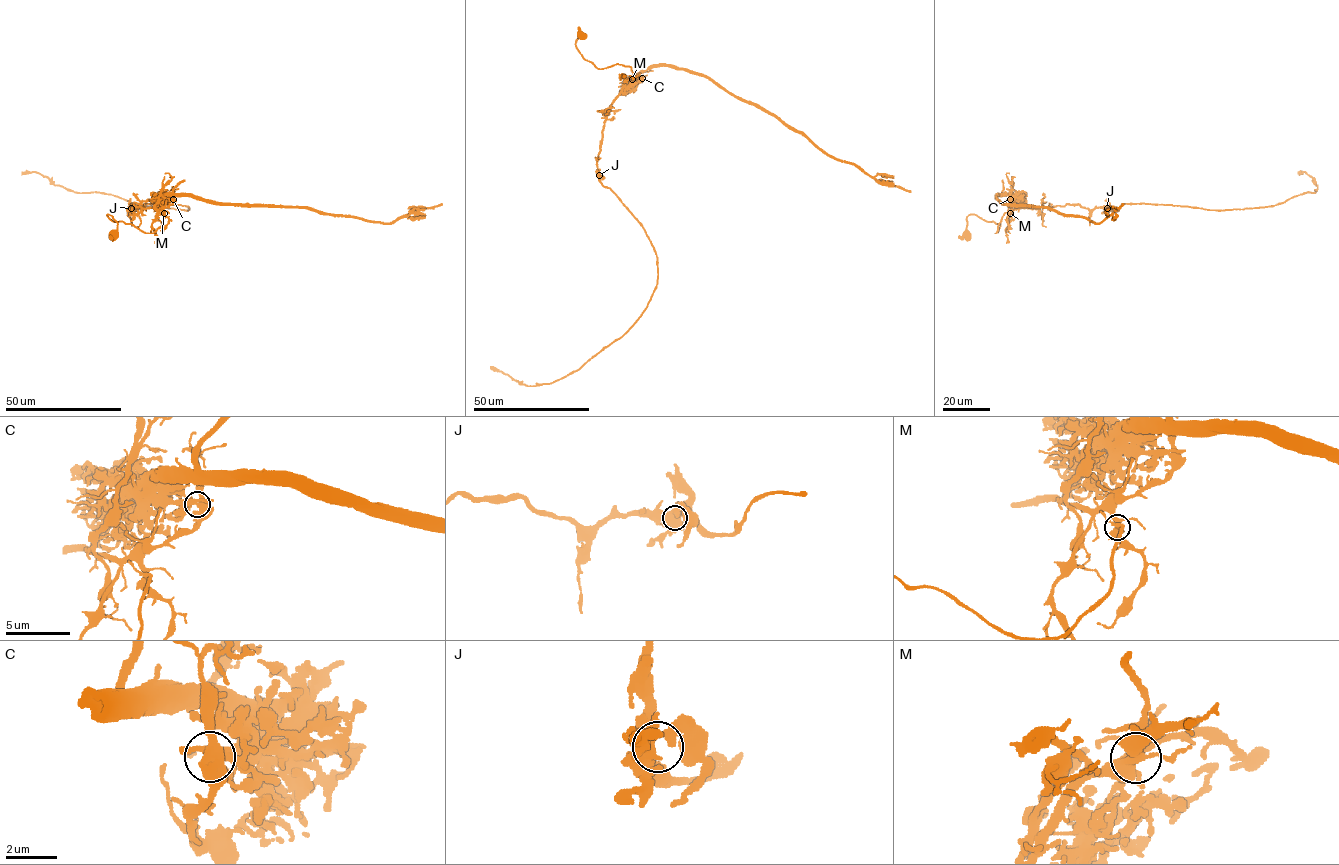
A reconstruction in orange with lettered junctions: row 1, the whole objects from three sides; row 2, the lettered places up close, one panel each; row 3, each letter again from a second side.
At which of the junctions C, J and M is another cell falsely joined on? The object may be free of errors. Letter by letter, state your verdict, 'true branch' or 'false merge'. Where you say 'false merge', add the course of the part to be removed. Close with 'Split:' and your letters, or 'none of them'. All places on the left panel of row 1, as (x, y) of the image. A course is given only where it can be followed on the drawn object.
C: false merge; course (173, 199), (159, 209), (133, 204), (128, 210), (147, 203), (189, 210), (68, 190), (35, 172), (22, 175)
J: true branch
M: true branch
Split: C

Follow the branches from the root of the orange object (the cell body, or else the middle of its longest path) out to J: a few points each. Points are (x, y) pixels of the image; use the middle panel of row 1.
J: (582, 35), (575, 46), (586, 60), (599, 69), (629, 66), (633, 73), (605, 122), (599, 175)

